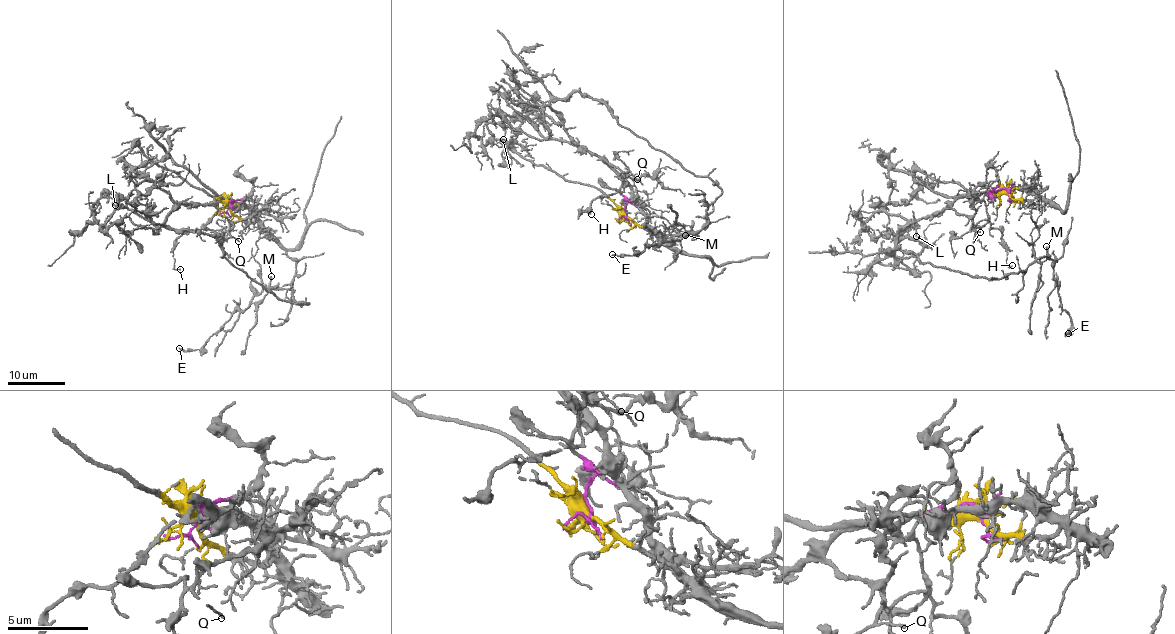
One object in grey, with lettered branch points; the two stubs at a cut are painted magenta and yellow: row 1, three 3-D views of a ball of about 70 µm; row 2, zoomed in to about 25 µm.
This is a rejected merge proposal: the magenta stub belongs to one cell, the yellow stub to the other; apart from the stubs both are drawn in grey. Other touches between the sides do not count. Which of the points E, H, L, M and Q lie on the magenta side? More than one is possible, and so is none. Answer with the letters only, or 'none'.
E, H, L, M, Q

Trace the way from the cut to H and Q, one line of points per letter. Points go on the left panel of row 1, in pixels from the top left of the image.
H: (229, 204), (231, 199), (233, 201), (226, 203), (199, 230), (186, 231), (176, 239), (174, 265), (180, 269)
Q: (229, 204), (233, 201), (227, 207), (230, 205), (222, 199), (217, 209), (228, 233), (238, 242)

